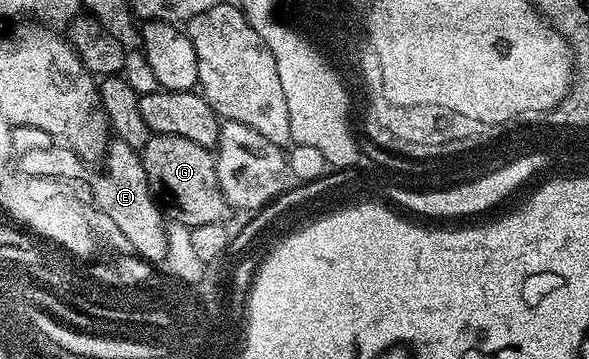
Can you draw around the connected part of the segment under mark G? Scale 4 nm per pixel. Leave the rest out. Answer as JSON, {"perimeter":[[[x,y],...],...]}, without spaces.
{"perimeter":[[[154,134],[139,153],[140,161],[145,166],[146,178],[149,179],[149,186],[158,197],[159,203],[166,209],[167,215],[172,215],[171,219],[175,223],[185,224],[186,227],[194,229],[198,226],[223,224],[231,217],[228,215],[233,215],[234,209],[222,194],[222,186],[218,182],[215,155],[209,149],[198,146],[198,142],[190,142],[190,138]]]}

